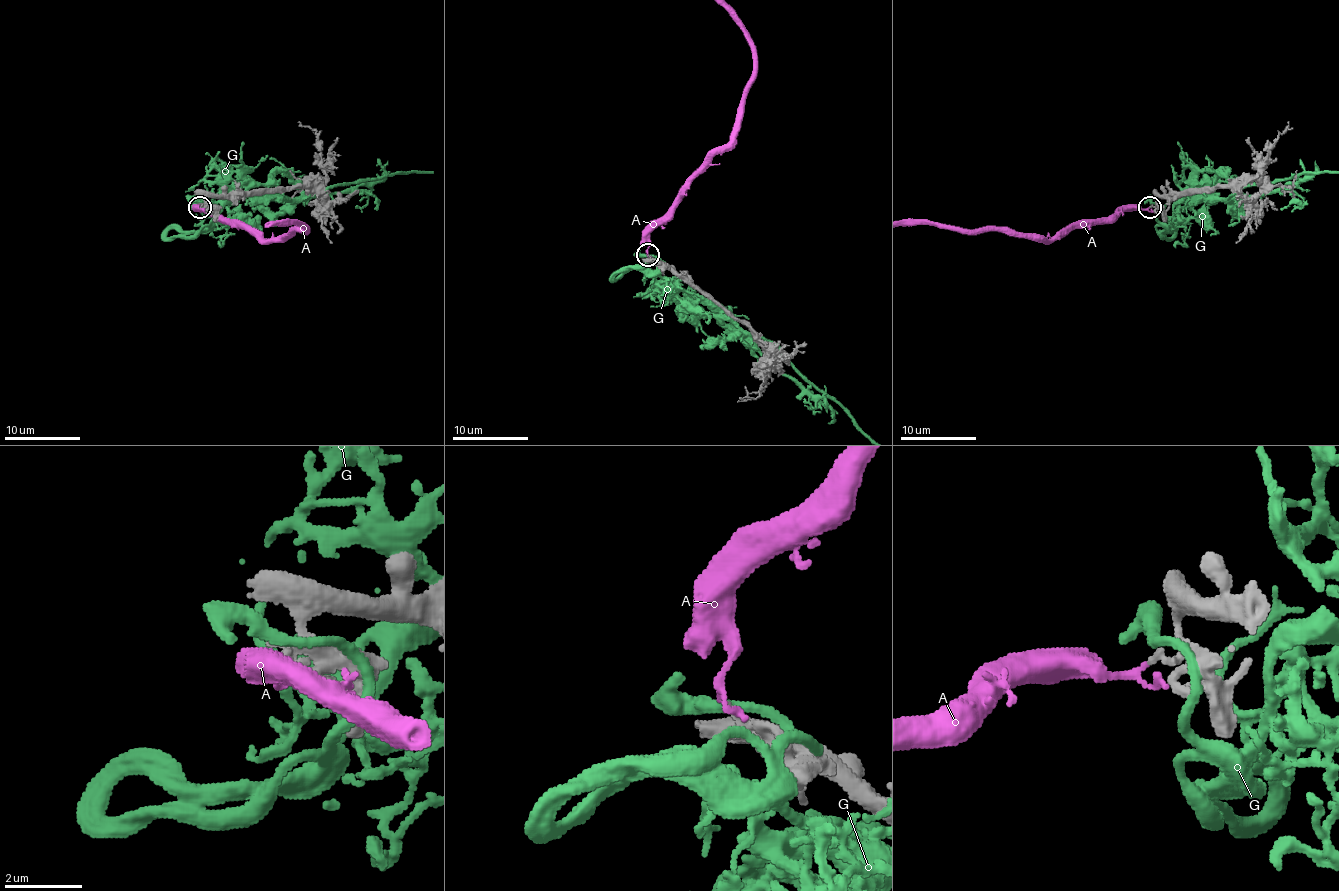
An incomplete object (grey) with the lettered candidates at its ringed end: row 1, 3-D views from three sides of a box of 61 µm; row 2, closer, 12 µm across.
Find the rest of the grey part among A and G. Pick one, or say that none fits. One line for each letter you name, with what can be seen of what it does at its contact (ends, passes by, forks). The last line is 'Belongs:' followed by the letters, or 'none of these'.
A: it passes by
Belongs: A

